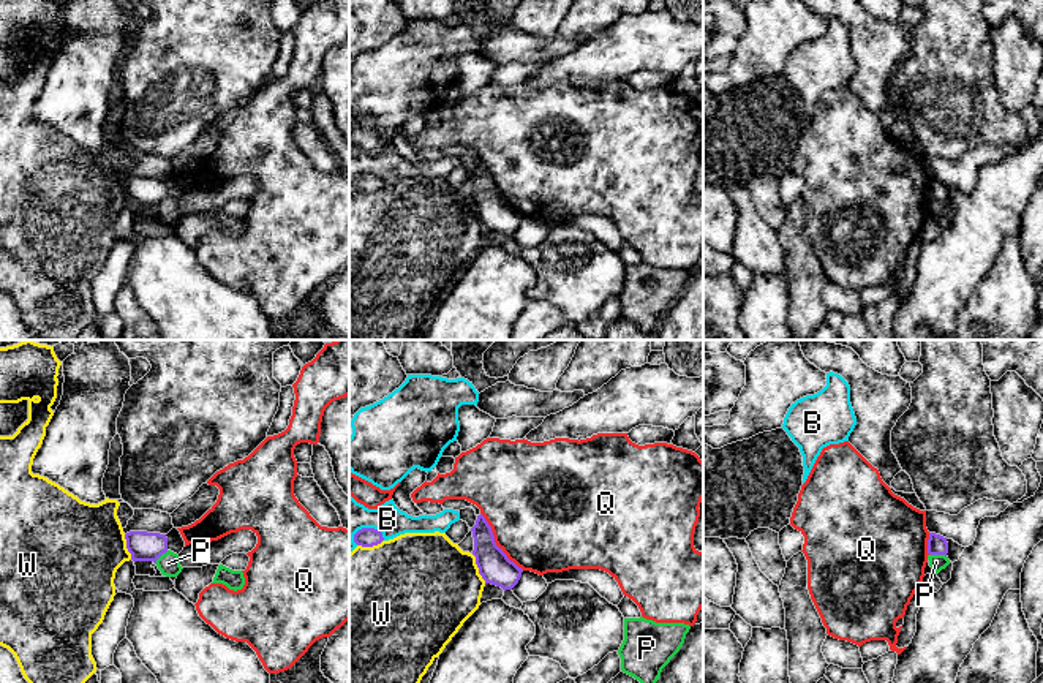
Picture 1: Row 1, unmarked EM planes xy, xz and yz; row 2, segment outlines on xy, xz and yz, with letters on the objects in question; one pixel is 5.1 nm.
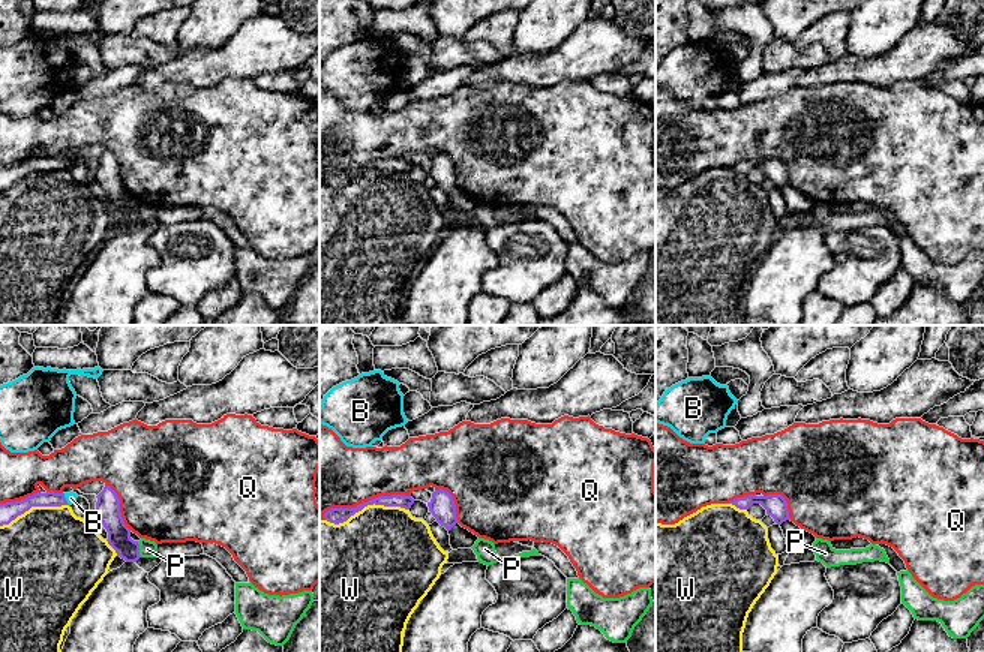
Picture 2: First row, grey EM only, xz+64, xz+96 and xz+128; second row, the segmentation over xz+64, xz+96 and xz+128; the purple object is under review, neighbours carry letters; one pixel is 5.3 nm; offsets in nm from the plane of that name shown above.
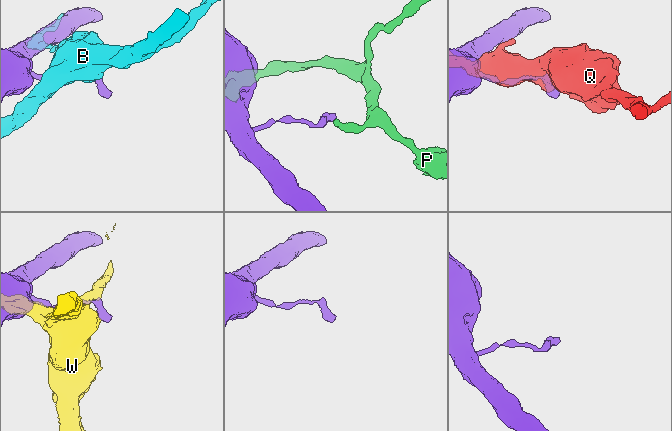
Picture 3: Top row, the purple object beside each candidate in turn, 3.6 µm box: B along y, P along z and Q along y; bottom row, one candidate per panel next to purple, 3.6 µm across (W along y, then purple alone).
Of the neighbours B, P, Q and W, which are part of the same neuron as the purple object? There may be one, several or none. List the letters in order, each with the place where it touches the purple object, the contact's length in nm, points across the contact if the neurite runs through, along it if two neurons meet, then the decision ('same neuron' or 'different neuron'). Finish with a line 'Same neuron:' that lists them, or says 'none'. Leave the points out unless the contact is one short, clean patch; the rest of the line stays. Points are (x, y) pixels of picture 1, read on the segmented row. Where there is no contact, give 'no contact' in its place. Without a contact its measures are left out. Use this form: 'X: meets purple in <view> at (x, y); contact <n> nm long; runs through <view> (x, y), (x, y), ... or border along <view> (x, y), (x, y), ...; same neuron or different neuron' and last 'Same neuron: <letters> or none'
B: meets purple in xz at (370, 528); contact 170 nm long; different neuron
P: meets purple in yz at (937, 554); contact 90 nm long; border along yz (930, 554), (942, 554), (945, 557); different neuron
Q: meets purple in xz at (495, 543); contact 360 nm long; different neuron
W: meets purple in xz at (478, 566); contact 170 nm long; different neuron
Same neuron: none

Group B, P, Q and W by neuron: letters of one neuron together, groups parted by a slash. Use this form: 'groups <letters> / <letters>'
groups B / P / Q / W

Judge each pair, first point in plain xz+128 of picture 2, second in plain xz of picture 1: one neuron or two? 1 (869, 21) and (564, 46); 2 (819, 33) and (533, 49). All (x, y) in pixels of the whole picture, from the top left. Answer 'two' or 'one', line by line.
1: two
2: two

